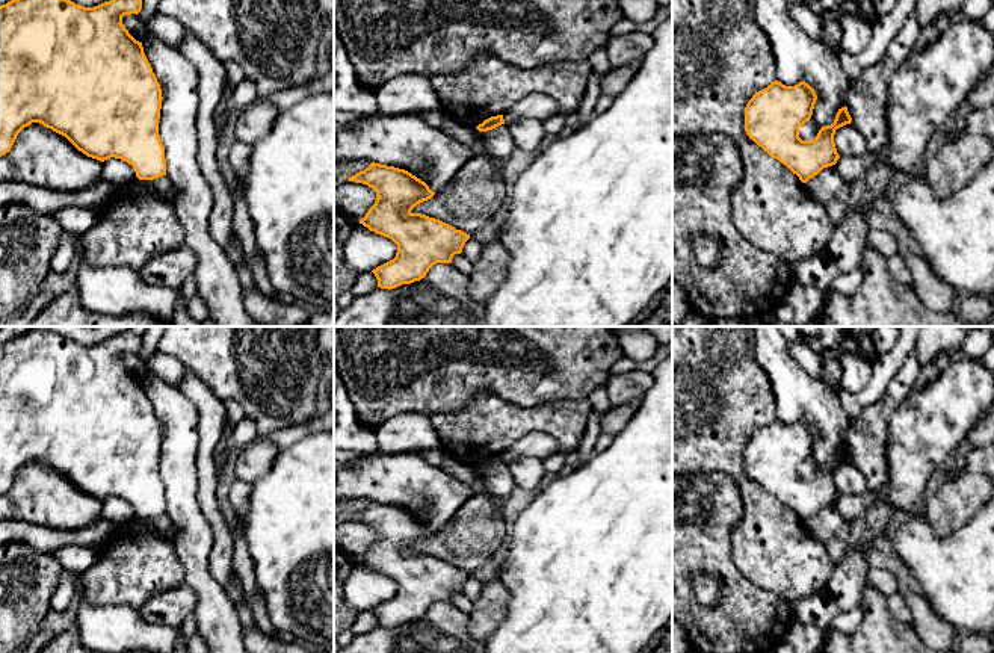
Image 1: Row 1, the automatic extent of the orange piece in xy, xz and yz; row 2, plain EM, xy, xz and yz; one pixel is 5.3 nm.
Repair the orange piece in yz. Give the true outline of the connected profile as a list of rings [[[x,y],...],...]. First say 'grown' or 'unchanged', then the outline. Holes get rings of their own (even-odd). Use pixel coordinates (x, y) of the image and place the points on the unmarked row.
unchanged; [[[775,419],[754,432],[745,446],[745,470],[749,478],[802,521],[837,502],[835,469],[852,461],[844,444],[838,447],[834,461],[822,466],[813,479],[802,479],[799,467],[810,460],[816,438],[814,428],[805,420],[786,425]]]

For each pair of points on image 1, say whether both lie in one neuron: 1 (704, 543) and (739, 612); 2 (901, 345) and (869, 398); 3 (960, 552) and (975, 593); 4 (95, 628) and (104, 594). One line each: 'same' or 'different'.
1: same
2: same
3: same
4: different

